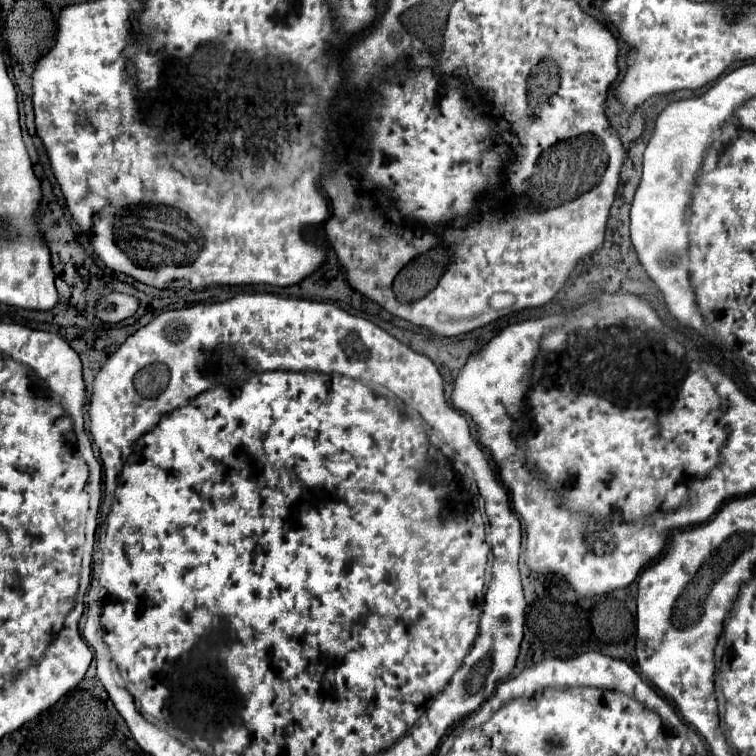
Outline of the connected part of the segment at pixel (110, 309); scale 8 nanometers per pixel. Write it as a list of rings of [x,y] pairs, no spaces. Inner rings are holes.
[[[111,293],[107,297],[103,297],[97,303],[95,315],[101,321],[109,321],[109,323],[119,323],[131,315],[135,315],[139,307],[139,301],[133,295],[123,295],[123,293]]]

